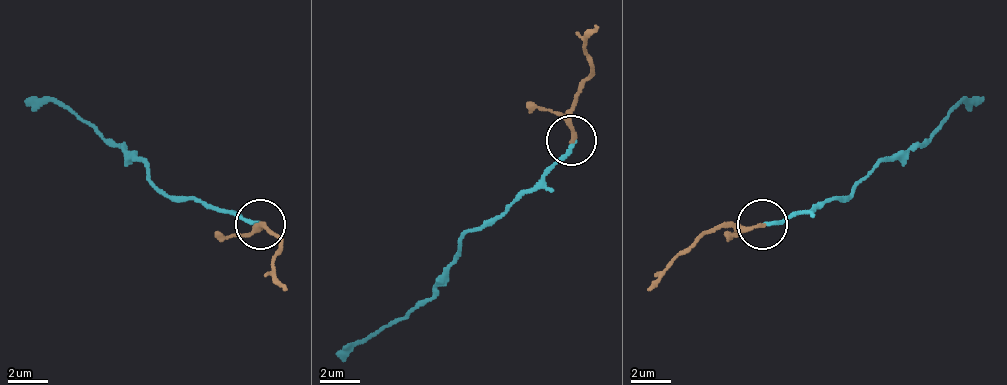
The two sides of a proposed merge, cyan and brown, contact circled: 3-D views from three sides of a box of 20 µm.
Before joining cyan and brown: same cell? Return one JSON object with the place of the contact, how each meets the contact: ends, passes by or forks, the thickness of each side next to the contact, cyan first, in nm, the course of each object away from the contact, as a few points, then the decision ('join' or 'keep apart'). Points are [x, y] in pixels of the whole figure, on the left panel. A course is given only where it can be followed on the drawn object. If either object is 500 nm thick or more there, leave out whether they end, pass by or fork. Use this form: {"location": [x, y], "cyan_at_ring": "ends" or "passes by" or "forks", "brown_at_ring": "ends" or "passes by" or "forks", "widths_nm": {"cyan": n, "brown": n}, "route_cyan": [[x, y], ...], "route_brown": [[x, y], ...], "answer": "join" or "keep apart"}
{"location": [260, 224], "cyan_at_ring": "ends", "brown_at_ring": "ends", "widths_nm": {"cyan": 180, "brown": 200}, "route_cyan": [[261, 223], [171, 198], [110, 137], [55, 102], [25, 97]], "route_brown": [[261, 223], [281, 243], [271, 273], [286, 288]], "answer": "join"}

